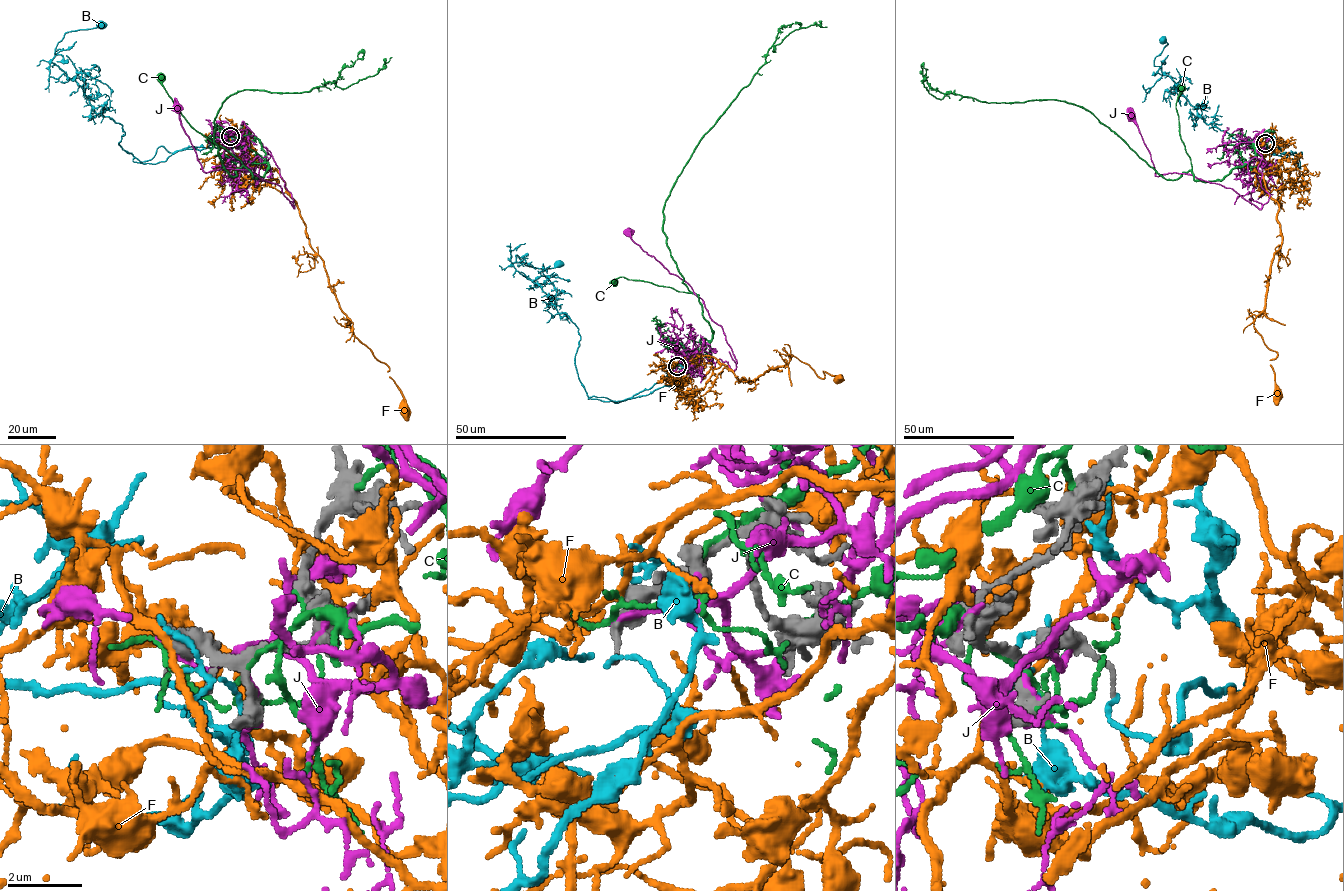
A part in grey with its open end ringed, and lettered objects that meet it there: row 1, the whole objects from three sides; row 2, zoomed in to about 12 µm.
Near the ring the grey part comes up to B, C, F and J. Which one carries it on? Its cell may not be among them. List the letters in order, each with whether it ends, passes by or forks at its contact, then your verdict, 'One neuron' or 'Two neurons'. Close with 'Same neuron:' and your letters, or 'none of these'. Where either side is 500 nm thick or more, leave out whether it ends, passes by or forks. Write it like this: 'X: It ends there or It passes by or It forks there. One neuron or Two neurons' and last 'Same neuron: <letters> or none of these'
B: It ends there. Two neurons
C: It forks there. Two neurons
F: It passes by. Two neurons
J: It ends there. Two neurons
Same neuron: none of these

